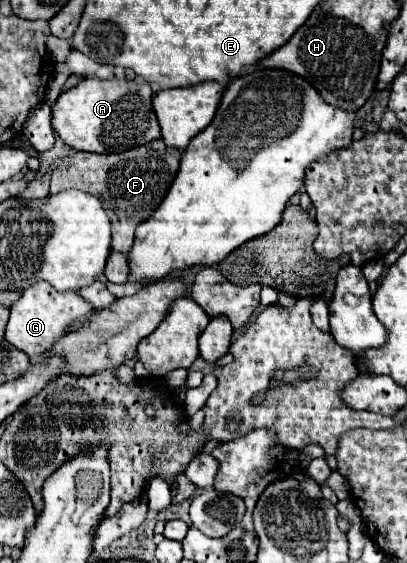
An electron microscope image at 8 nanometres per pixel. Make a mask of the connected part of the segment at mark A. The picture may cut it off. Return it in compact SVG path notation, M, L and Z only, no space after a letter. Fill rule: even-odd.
M81 80L77 86L61 92L51 106L53 130L67 146L81 152L113 154L143 146L155 138L161 138L161 128L151 106L151 94L151 86L143 80Z

